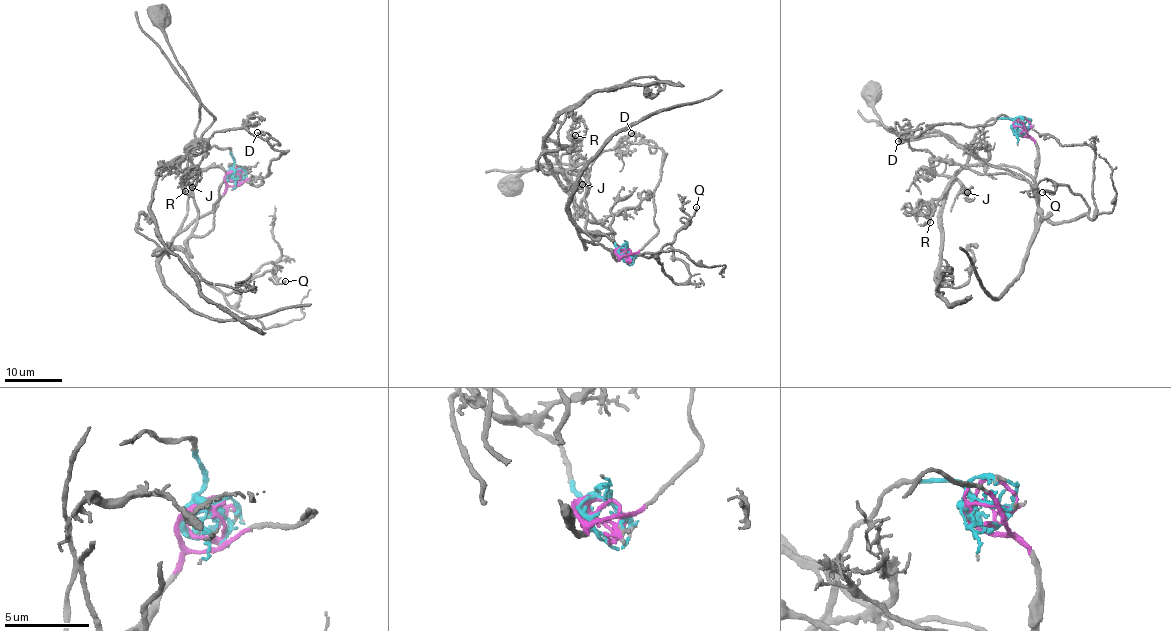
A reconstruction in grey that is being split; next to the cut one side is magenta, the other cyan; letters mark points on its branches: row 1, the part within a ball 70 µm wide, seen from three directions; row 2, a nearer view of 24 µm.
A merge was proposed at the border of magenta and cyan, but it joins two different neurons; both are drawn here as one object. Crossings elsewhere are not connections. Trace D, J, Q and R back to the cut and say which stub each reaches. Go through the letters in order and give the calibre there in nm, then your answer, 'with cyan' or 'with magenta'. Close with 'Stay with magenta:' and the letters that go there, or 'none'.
D: calibre 190 nm; with magenta
J: calibre 180 nm; with cyan
Q: calibre 170 nm; with magenta
R: calibre 160 nm; with cyan
Stay with magenta: D, Q

